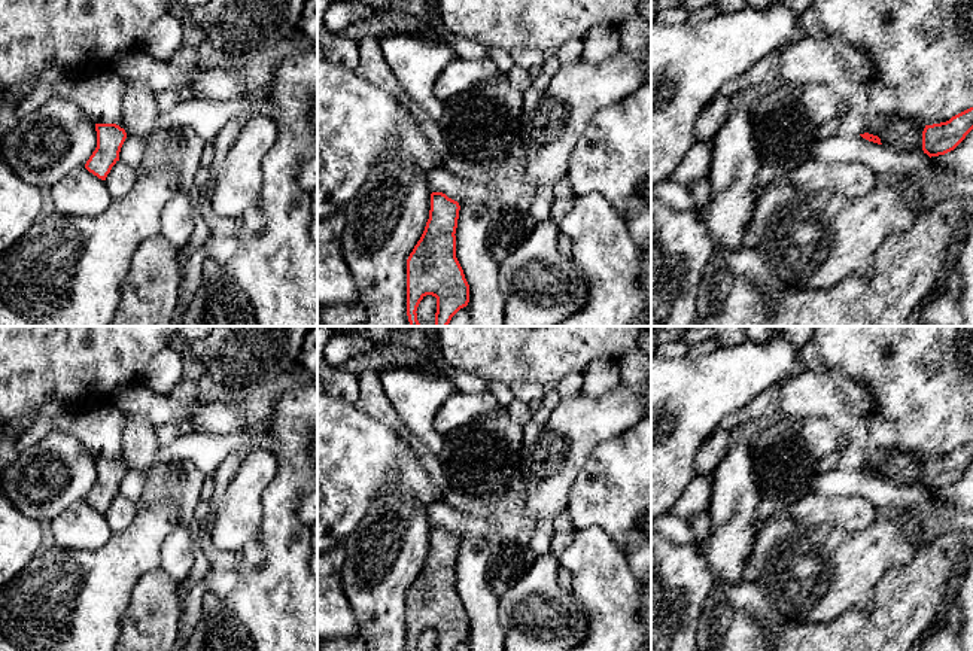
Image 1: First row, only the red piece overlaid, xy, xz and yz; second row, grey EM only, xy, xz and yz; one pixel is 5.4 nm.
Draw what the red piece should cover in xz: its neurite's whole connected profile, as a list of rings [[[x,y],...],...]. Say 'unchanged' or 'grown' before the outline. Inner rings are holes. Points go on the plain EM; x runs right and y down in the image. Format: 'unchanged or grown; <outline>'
unchanged; [[[443,526],[431,527],[431,544],[425,565],[407,593],[407,650],[417,651],[417,641],[426,629],[437,632],[435,651],[453,651],[460,642],[469,636],[469,618],[465,612],[463,603],[456,591],[456,562],[460,539],[457,535],[449,532]]]

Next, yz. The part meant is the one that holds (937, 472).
unchanged; [[[973,441],[952,450],[946,456],[925,459],[922,484],[930,492],[954,484],[973,463]]]

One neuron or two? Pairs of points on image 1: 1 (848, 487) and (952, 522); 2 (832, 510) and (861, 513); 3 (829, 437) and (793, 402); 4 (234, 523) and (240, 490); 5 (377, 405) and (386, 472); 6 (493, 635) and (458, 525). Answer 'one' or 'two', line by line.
1: one
2: one
3: two
4: one
5: two
6: one

